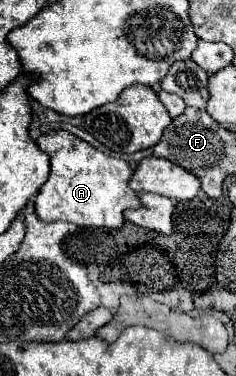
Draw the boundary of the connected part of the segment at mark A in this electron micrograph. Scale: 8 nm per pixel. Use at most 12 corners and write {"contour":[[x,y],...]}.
{"contour":[[69,131],[37,139],[43,221],[123,227],[141,207],[127,161]]}

